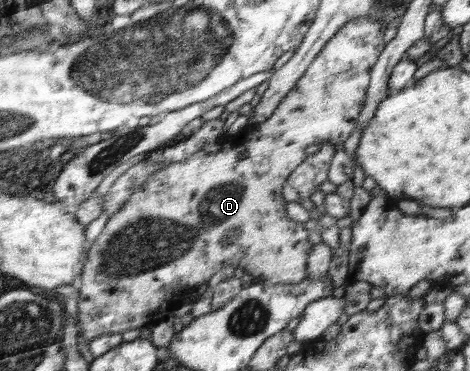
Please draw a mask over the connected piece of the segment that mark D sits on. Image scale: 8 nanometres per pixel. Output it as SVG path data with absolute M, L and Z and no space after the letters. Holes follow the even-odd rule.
M358 16L354 18L347 25L344 25L344 28L339 30L336 36L321 49L321 52L317 54L307 72L296 82L295 88L280 102L279 108L275 110L272 116L263 124L248 128L244 132L244 141L234 145L228 151L220 150L216 154L207 154L201 150L184 161L171 163L170 165L167 164L160 172L154 174L147 182L144 182L138 192L131 194L131 197L123 204L123 207L109 218L97 240L93 241L90 247L87 247L87 257L85 258L85 262L83 262L82 274L77 282L79 289L79 328L81 330L81 337L86 340L88 346L95 338L102 335L122 334L130 330L141 329L142 326L153 325L153 321L155 320L165 320L167 314L171 310L175 312L179 305L186 300L186 296L196 287L207 283L217 272L229 266L233 267L233 269L241 268L246 274L255 277L255 280L261 279L263 283L268 282L268 284L297 284L305 280L305 276L307 276L307 256L311 252L311 242L307 240L310 231L303 227L303 223L291 222L287 218L286 205L289 202L285 201L285 198L282 198L281 188L293 170L308 157L305 153L305 148L309 144L321 143L321 140L333 140L333 143L341 145L343 140L353 132L361 109L364 106L363 100L366 99L368 94L372 69L375 68L374 64L386 45L383 41L386 27L387 24L384 24L382 20L376 20L376 18L370 18L370 16ZM231 230L237 232L237 238L235 238L233 243L223 245L223 238Z

